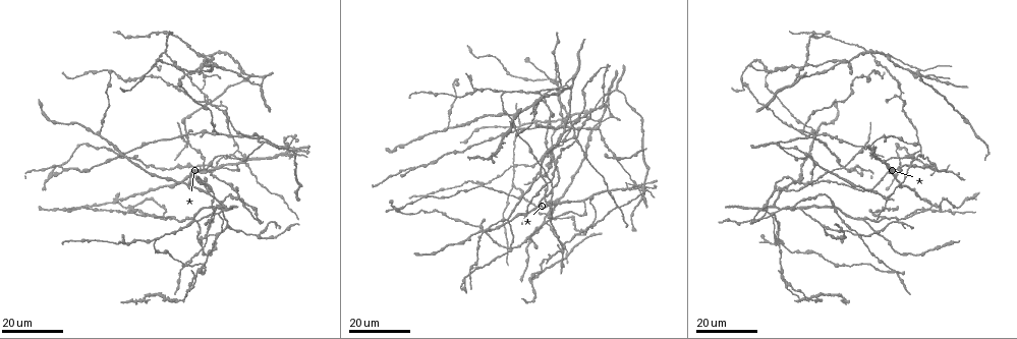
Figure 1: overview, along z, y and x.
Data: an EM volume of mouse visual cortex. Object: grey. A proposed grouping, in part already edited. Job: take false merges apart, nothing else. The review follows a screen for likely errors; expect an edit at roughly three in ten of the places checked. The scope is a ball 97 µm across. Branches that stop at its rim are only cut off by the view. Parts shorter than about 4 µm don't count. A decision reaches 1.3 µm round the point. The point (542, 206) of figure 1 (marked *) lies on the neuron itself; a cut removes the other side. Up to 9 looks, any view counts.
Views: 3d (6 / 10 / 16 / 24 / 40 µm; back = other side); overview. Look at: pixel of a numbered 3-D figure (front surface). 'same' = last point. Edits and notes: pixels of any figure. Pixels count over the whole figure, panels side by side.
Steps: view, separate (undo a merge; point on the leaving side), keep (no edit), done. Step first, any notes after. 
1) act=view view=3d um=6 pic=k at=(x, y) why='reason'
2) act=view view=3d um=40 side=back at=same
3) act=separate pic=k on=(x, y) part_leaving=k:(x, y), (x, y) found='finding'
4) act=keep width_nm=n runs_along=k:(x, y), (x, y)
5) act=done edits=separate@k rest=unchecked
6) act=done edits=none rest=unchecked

act=view view=3d um=16 pic=1 at=(908, 68) why='three-way junction'

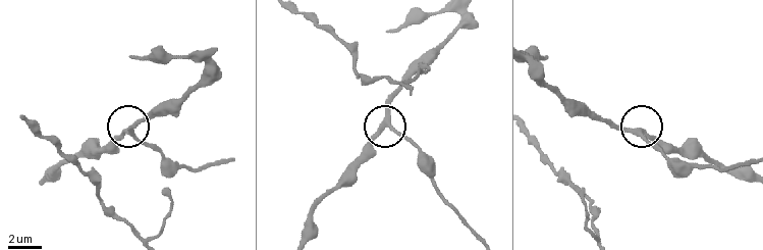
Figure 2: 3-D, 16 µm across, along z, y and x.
act=view view=3d um=10 pic=2 at=(387, 124) why='closer look'

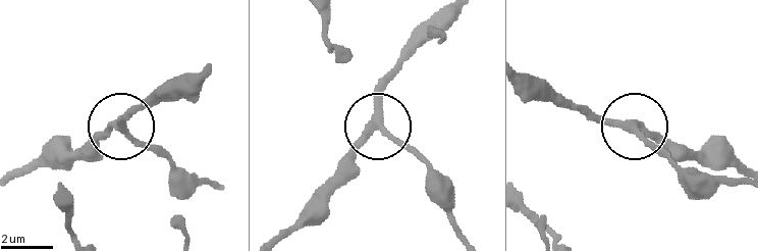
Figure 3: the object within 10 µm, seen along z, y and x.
act=keep found='all the same neuron'

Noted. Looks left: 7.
act=view view=3d um=24 pic=1 at=(512, 183)

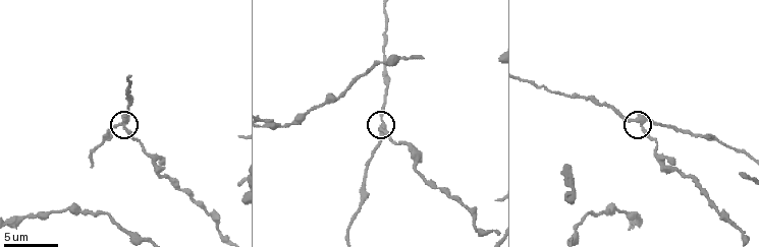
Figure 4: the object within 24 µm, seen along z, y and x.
act=view view=3d um=10 pic=4 at=(637, 122)

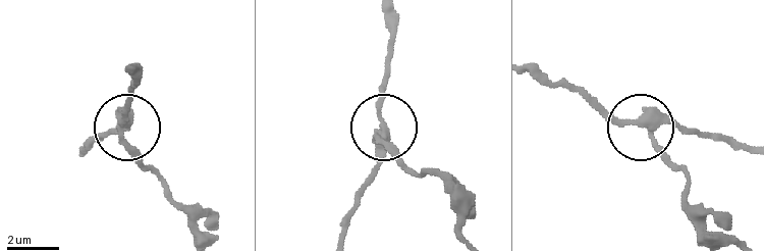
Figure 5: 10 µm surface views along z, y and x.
act=separate pic=5 on=(375, 103) side_arm_um=31 part_leaving=5:(656, 118), (752, 149) found='two neurons meet here'

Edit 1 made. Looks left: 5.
act=view view=3d um=10 pic=4 at=(416, 167) why='thick turns thin'

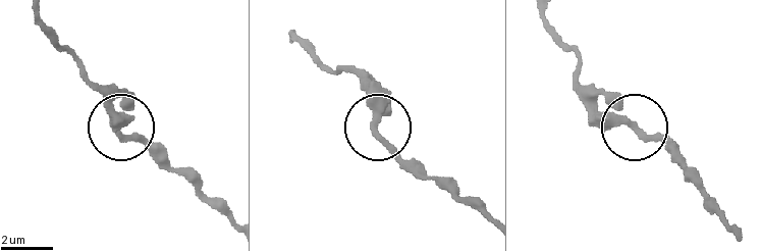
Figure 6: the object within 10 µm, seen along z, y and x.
act=view view=3d um=6 pic=6 at=(376, 131) why='closer look'

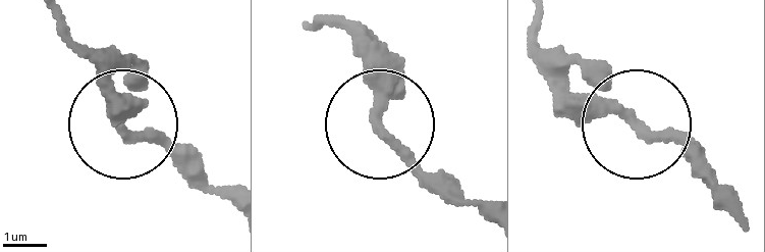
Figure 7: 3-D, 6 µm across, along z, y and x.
act=keep runs_along=7:(715, 204), (690, 157), (591, 102), (551, 62) found='continuous, no second neuron'

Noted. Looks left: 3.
act=view view=3d um=16 pic=1 at=(233, 154) why='three-way junction'

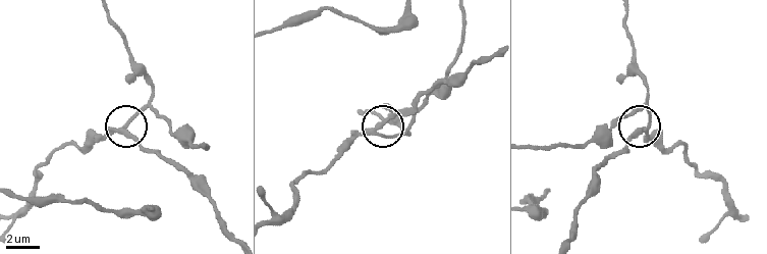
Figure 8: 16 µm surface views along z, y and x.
act=view view=3d um=10 pic=8 at=(641, 130) why='closer look'

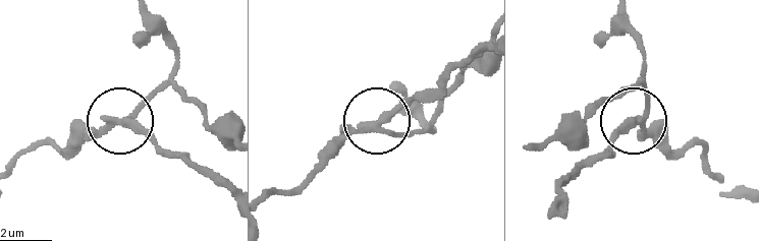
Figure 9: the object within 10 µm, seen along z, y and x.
act=separate pic=9 on=(146, 130) arms=3 part_leaving=9:(117, 118), (180, 154), (226, 190) found='two neurons meet here'

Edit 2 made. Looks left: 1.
act=done edits=separate@5,separate@9 rest=unchecked

